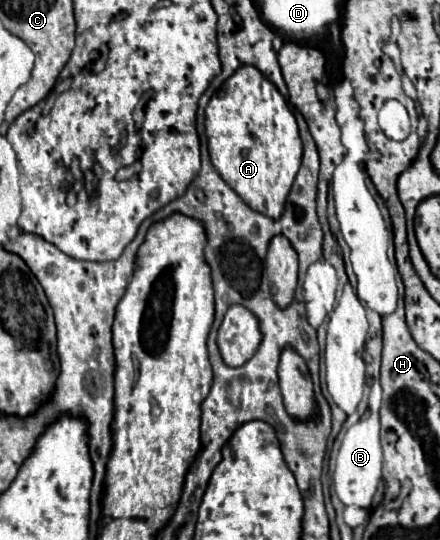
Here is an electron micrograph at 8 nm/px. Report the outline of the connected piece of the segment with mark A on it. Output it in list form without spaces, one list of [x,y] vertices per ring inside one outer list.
[[[254,66],[238,68],[222,86],[224,96],[212,96],[206,106],[206,136],[208,136],[208,152],[214,168],[226,180],[226,184],[256,212],[278,220],[284,212],[286,198],[290,194],[294,176],[300,168],[302,160],[302,140],[298,134],[298,124],[282,98],[282,94],[256,70]]]

